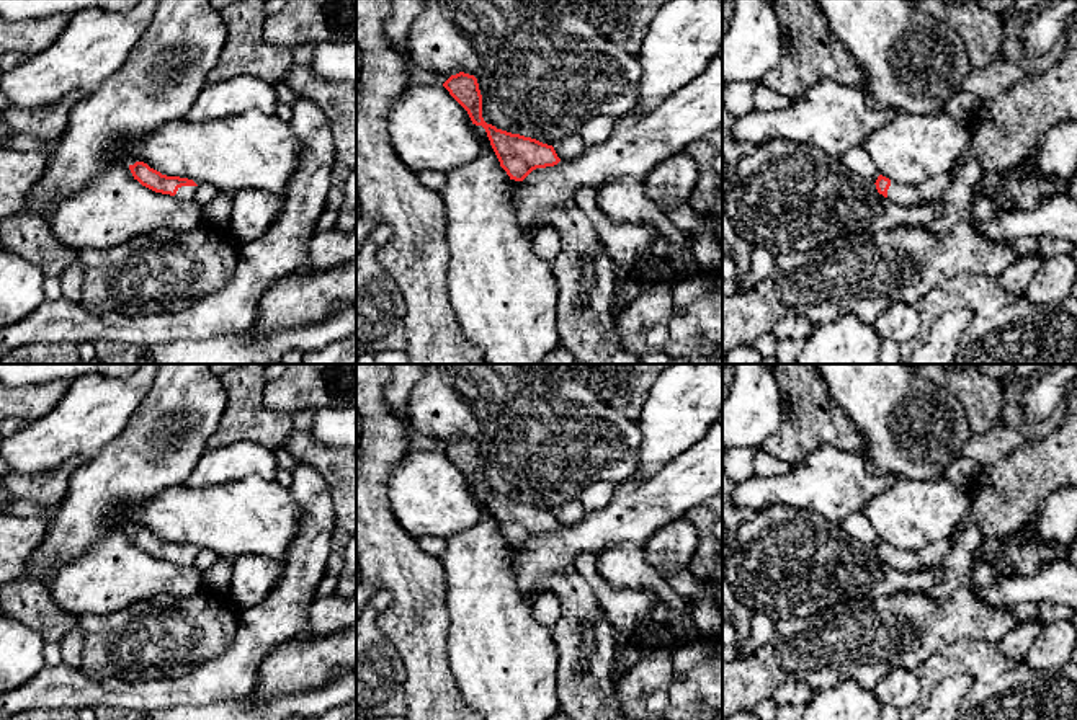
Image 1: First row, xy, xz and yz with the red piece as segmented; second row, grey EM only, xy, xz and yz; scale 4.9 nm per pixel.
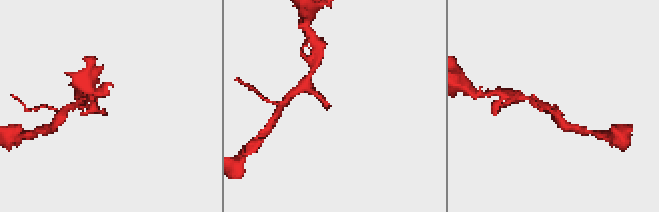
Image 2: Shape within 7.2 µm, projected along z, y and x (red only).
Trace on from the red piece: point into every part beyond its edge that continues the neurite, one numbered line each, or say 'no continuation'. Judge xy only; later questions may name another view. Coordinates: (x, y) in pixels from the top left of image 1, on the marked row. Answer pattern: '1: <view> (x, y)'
1: xy (185, 193)

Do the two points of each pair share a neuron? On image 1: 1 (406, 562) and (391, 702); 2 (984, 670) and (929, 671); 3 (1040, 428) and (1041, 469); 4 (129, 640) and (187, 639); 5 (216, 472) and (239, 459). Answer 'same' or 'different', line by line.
1: different
2: same
3: different
4: same
5: same

